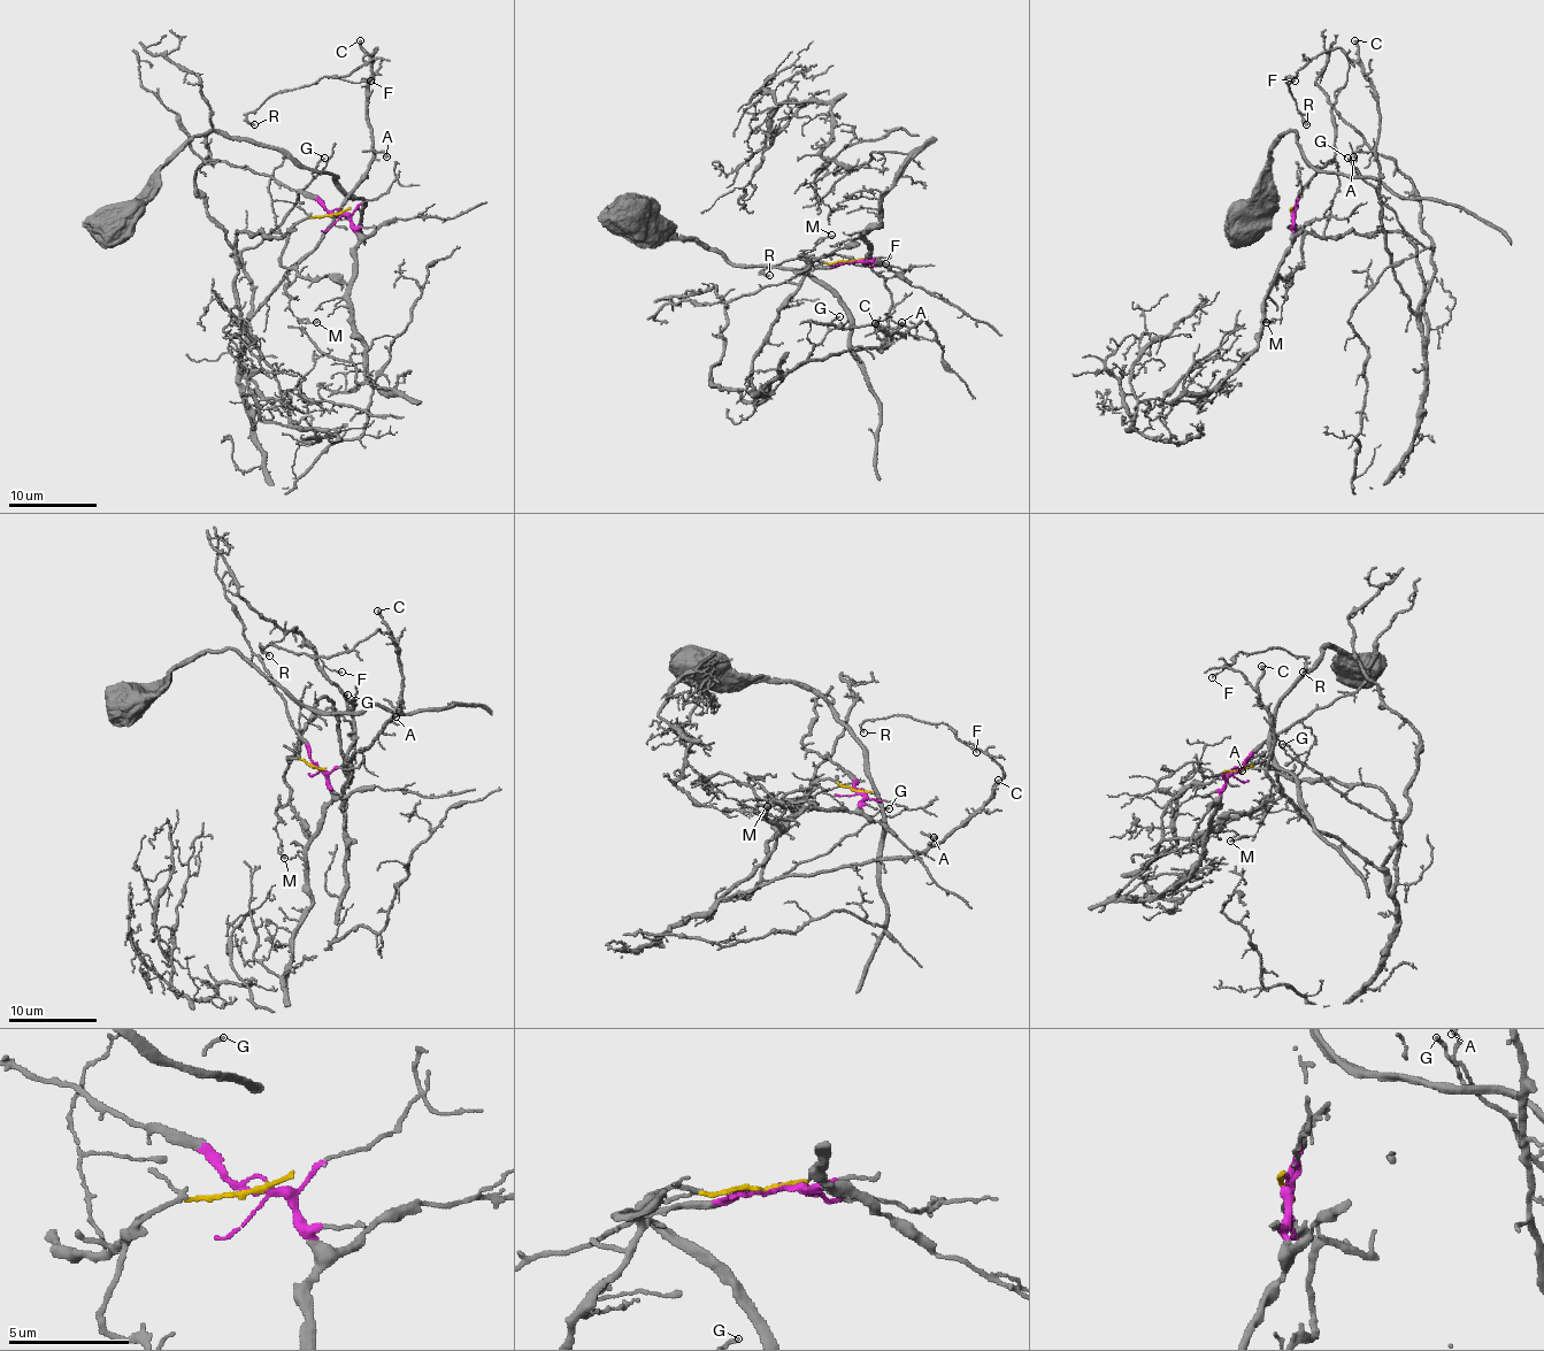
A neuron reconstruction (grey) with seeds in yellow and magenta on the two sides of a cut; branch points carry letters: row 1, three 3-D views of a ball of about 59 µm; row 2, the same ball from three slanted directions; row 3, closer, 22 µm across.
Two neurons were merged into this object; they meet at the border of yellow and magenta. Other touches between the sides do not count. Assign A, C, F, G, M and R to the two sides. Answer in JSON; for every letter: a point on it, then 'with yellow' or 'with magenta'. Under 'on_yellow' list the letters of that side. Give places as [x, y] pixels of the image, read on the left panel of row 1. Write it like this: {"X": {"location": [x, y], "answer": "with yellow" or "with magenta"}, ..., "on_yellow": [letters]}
{"A": {"location": [386, 156], "answer": "with yellow"}, "C": {"location": [360, 40], "answer": "with yellow"}, "F": {"location": [370, 81], "answer": "with yellow"}, "G": {"location": [324, 158], "answer": "with yellow"}, "M": {"location": [316, 322], "answer": "with yellow"}, "R": {"location": [254, 124], "answer": "with yellow"}, "on_yellow": ["A", "C", "F", "G", "M", "R"]}

